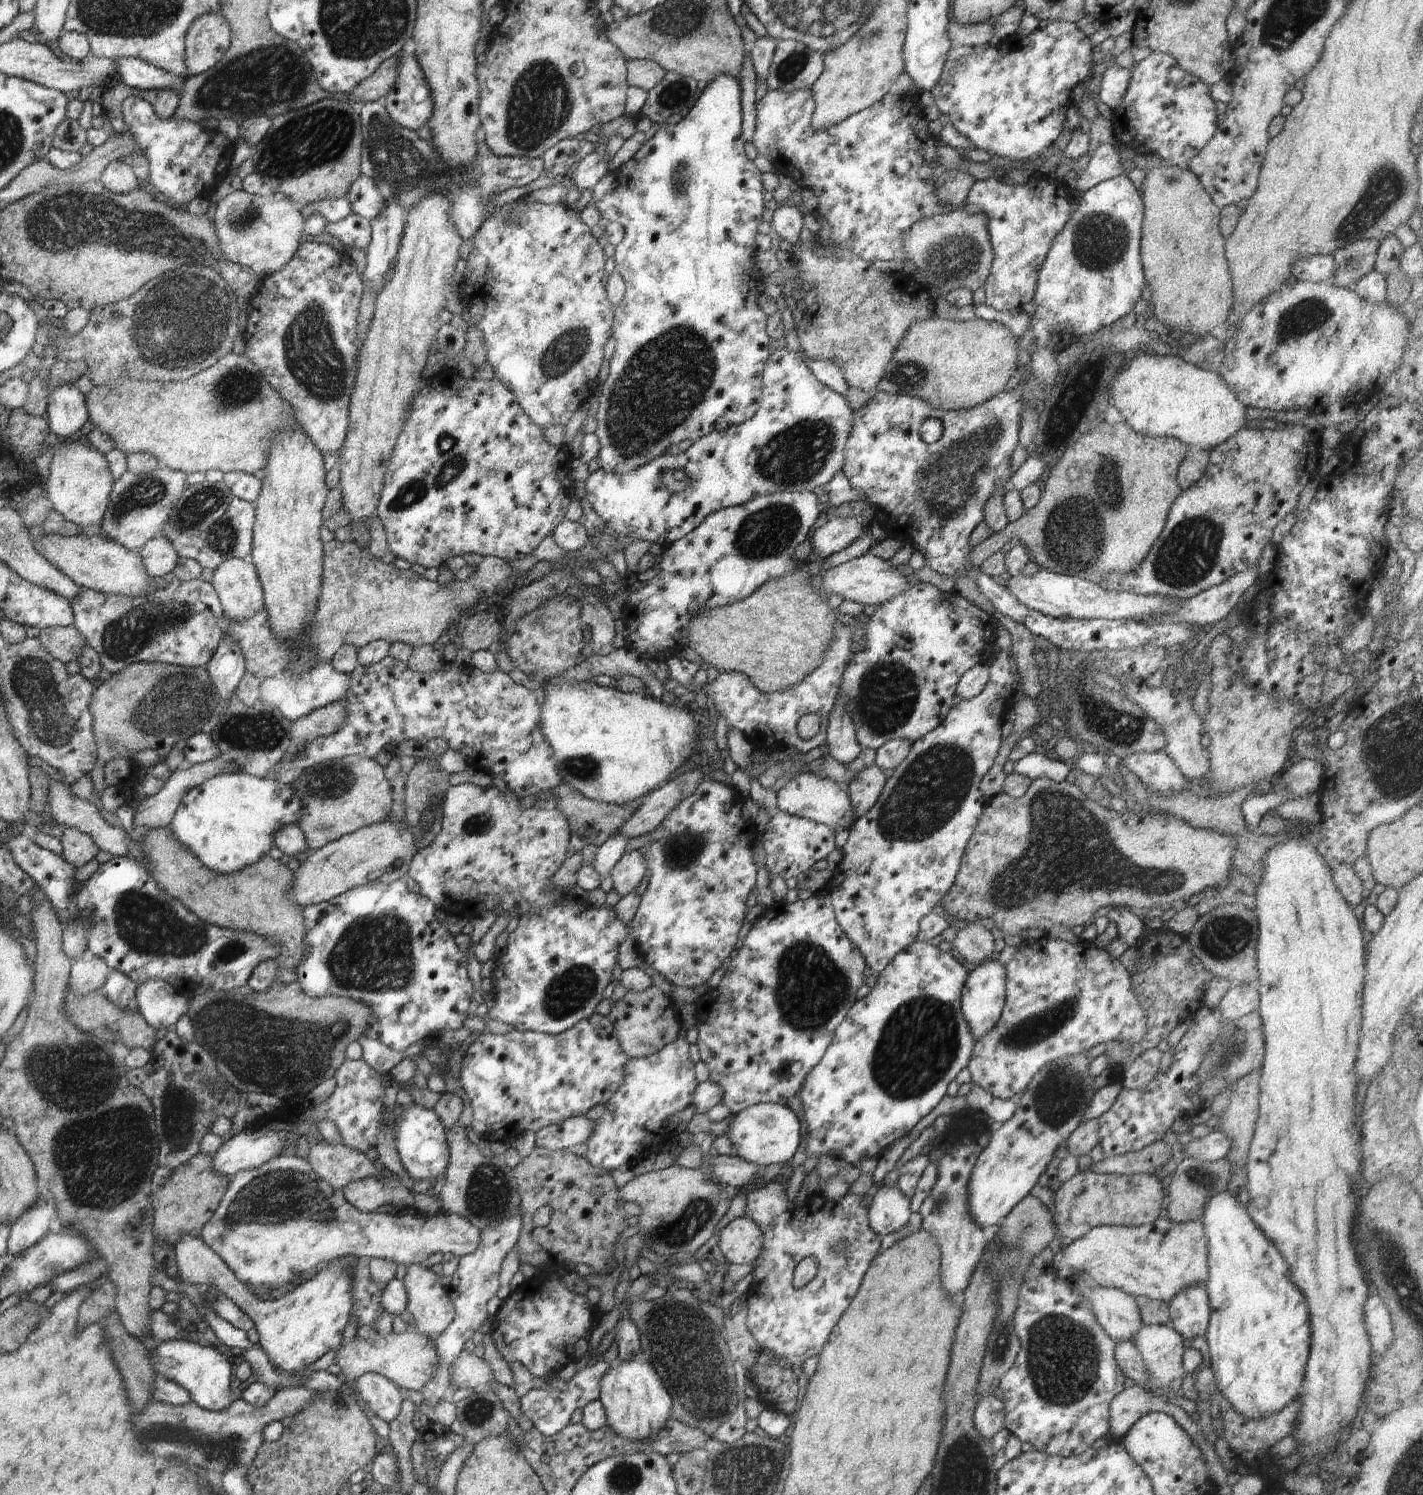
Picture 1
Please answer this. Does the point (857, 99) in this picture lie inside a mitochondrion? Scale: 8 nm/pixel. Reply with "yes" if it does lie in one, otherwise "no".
no

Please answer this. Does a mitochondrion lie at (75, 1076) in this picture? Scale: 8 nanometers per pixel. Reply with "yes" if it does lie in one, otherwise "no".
yes

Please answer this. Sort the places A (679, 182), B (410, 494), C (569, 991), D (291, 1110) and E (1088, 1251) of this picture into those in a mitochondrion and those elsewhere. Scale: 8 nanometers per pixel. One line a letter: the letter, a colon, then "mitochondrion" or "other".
A: mitochondrion
B: mitochondrion
C: mitochondrion
D: other
E: other

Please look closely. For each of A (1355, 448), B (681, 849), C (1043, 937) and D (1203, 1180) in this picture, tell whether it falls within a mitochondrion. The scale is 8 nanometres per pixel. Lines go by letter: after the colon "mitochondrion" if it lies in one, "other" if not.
A: other
B: mitochondrion
C: other
D: mitochondrion

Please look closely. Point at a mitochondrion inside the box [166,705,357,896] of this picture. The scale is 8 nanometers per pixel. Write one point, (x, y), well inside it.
(259, 731)

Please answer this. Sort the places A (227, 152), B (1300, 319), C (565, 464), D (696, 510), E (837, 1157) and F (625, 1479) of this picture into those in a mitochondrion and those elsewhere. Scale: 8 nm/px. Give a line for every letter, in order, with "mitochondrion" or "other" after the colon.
A: other
B: mitochondrion
C: other
D: other
E: other
F: mitochondrion

